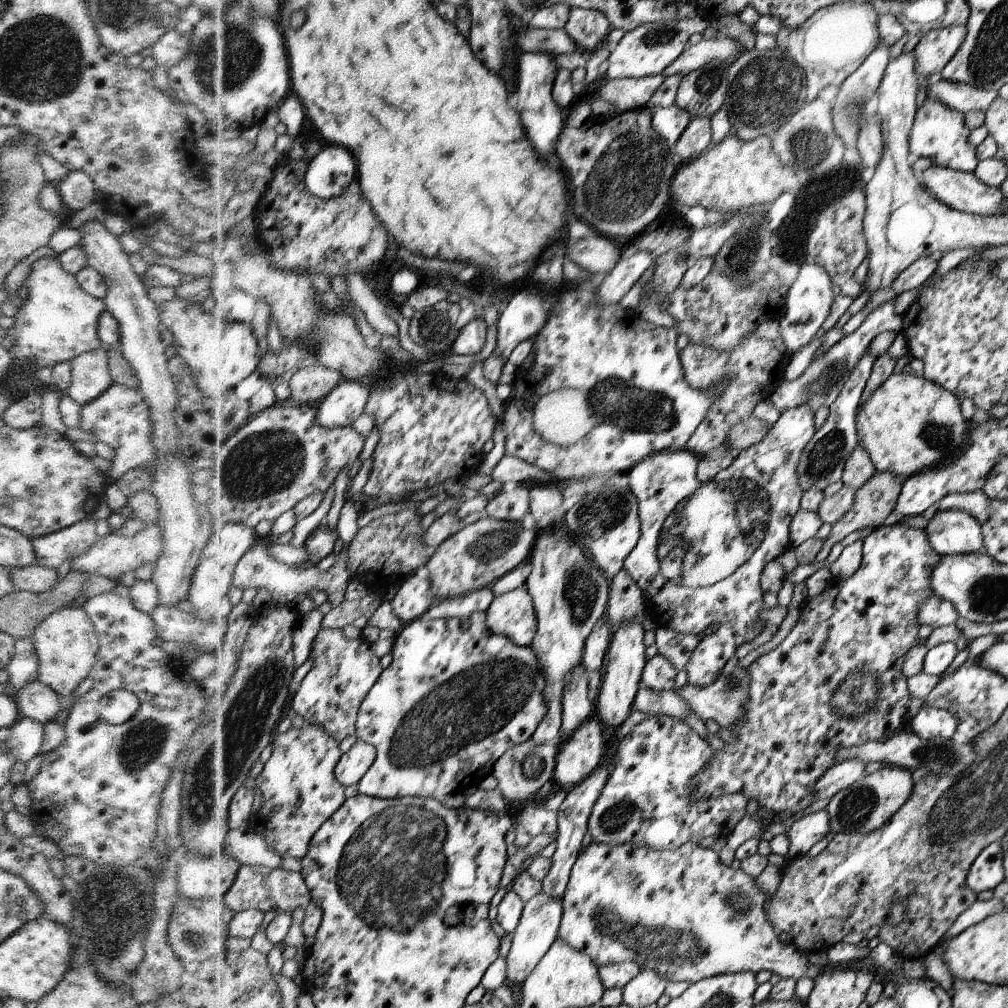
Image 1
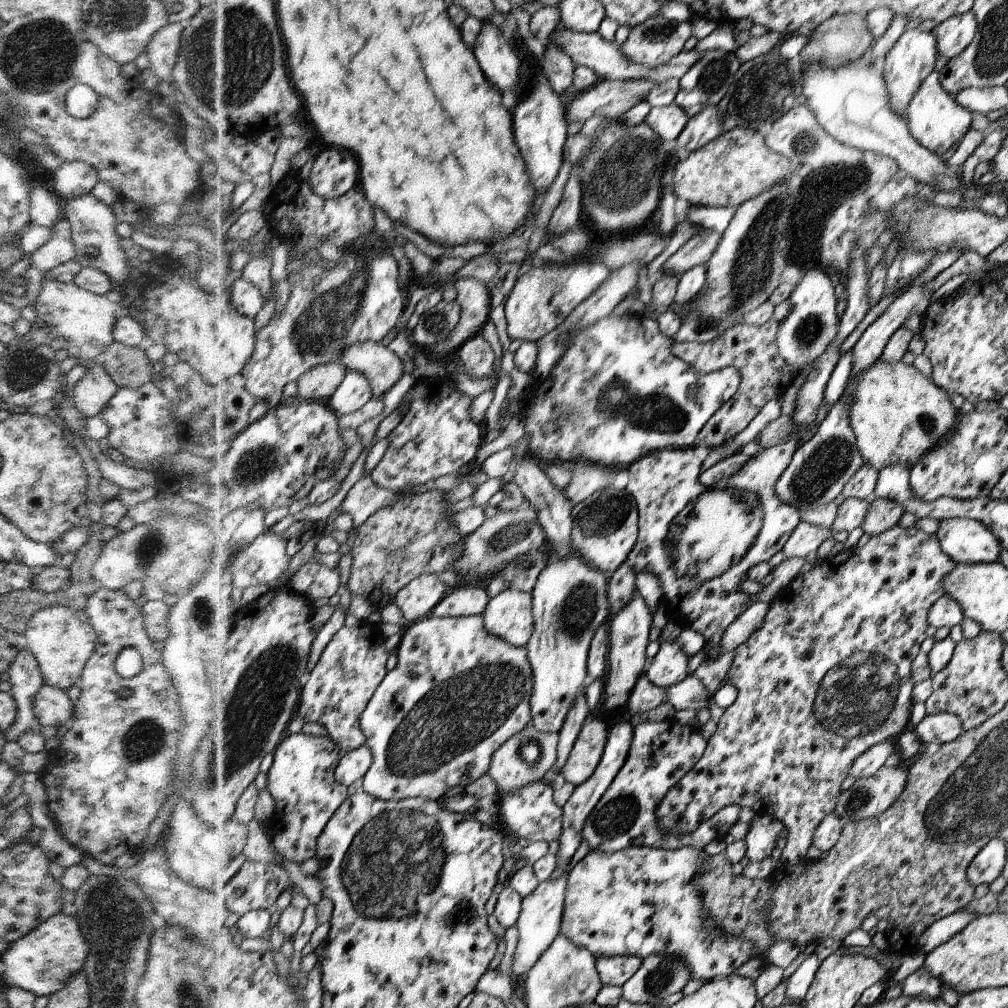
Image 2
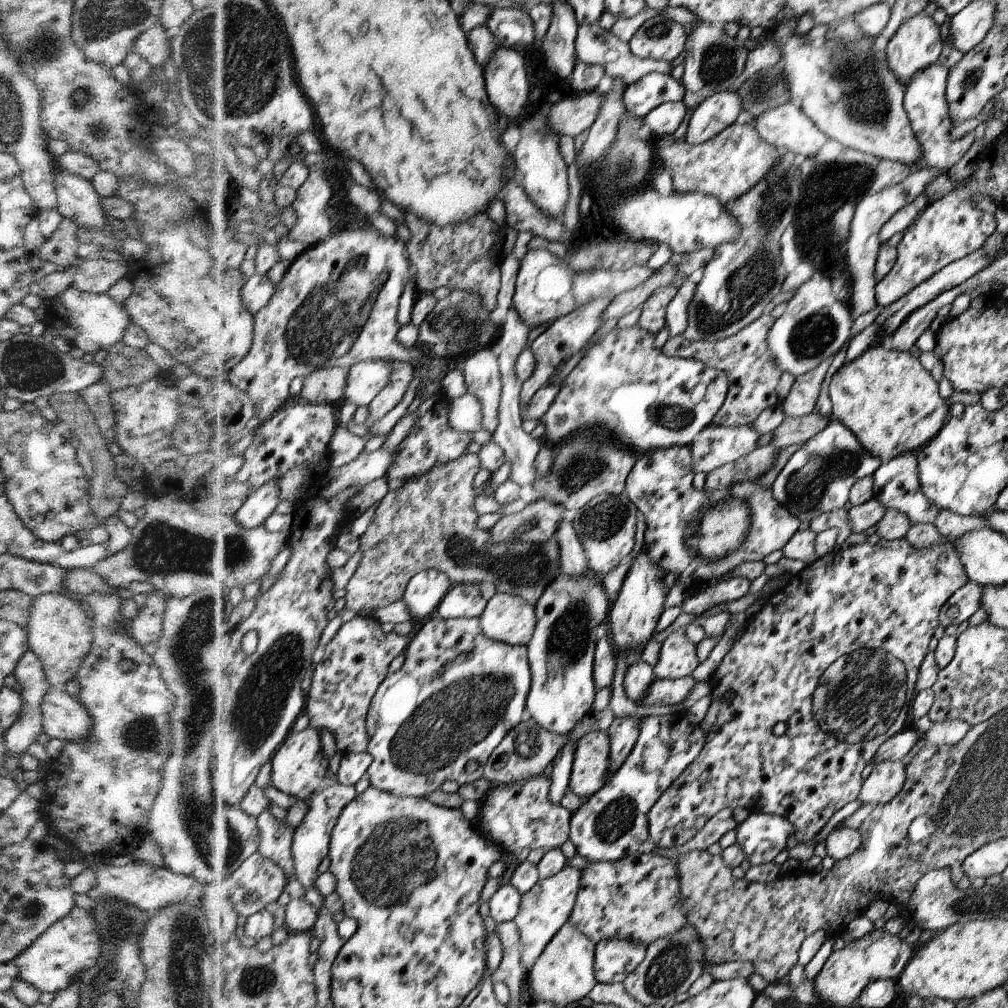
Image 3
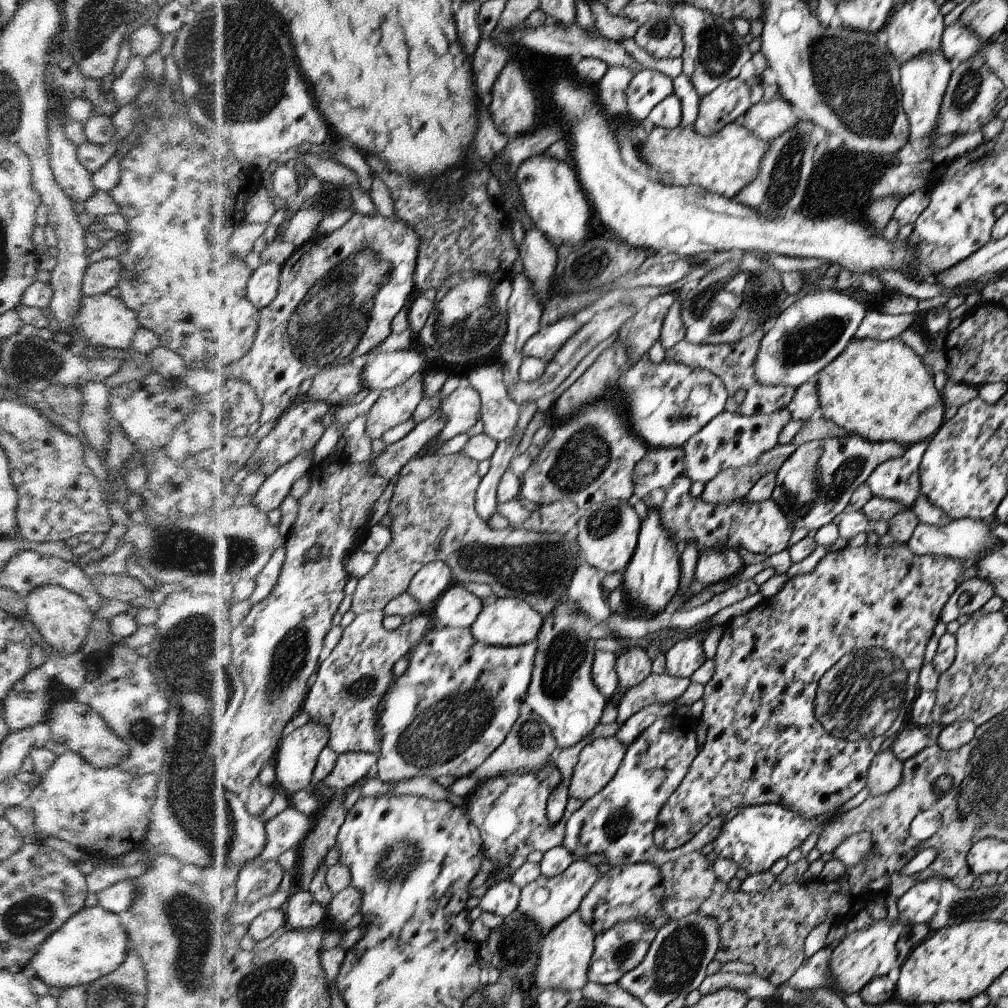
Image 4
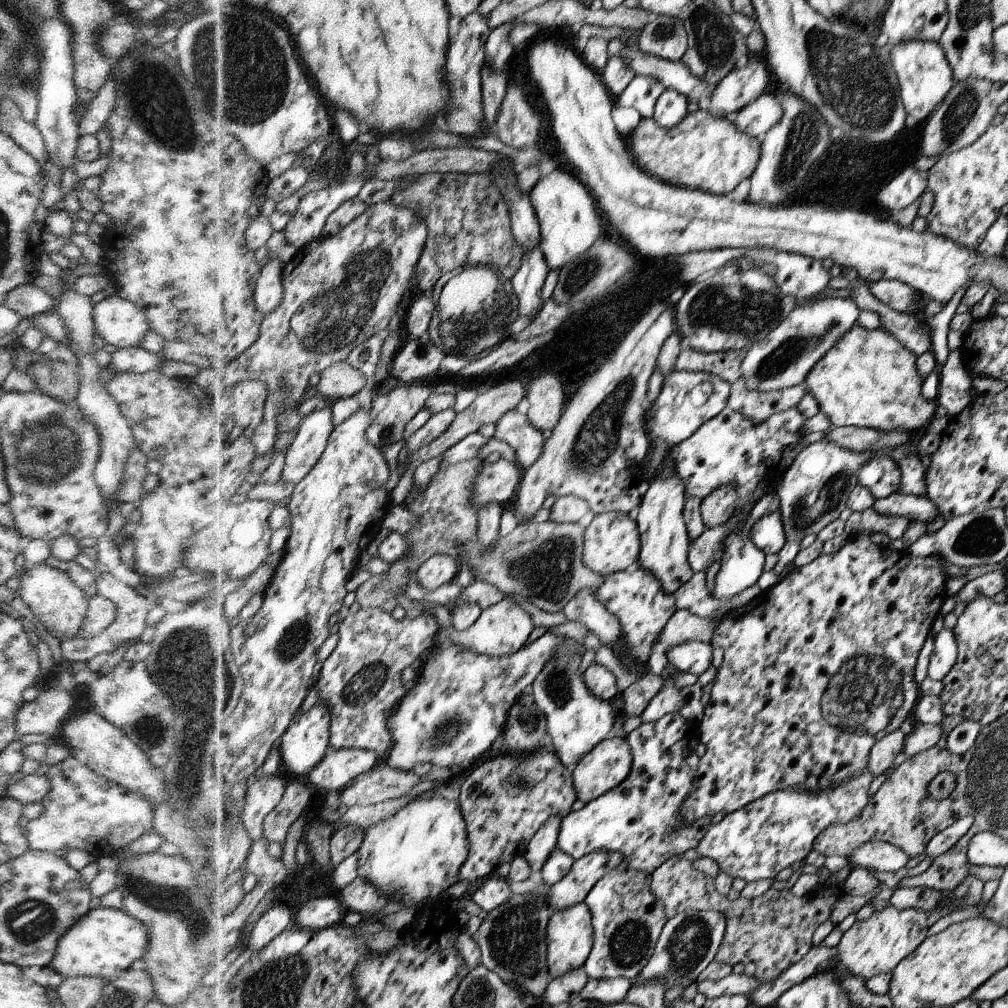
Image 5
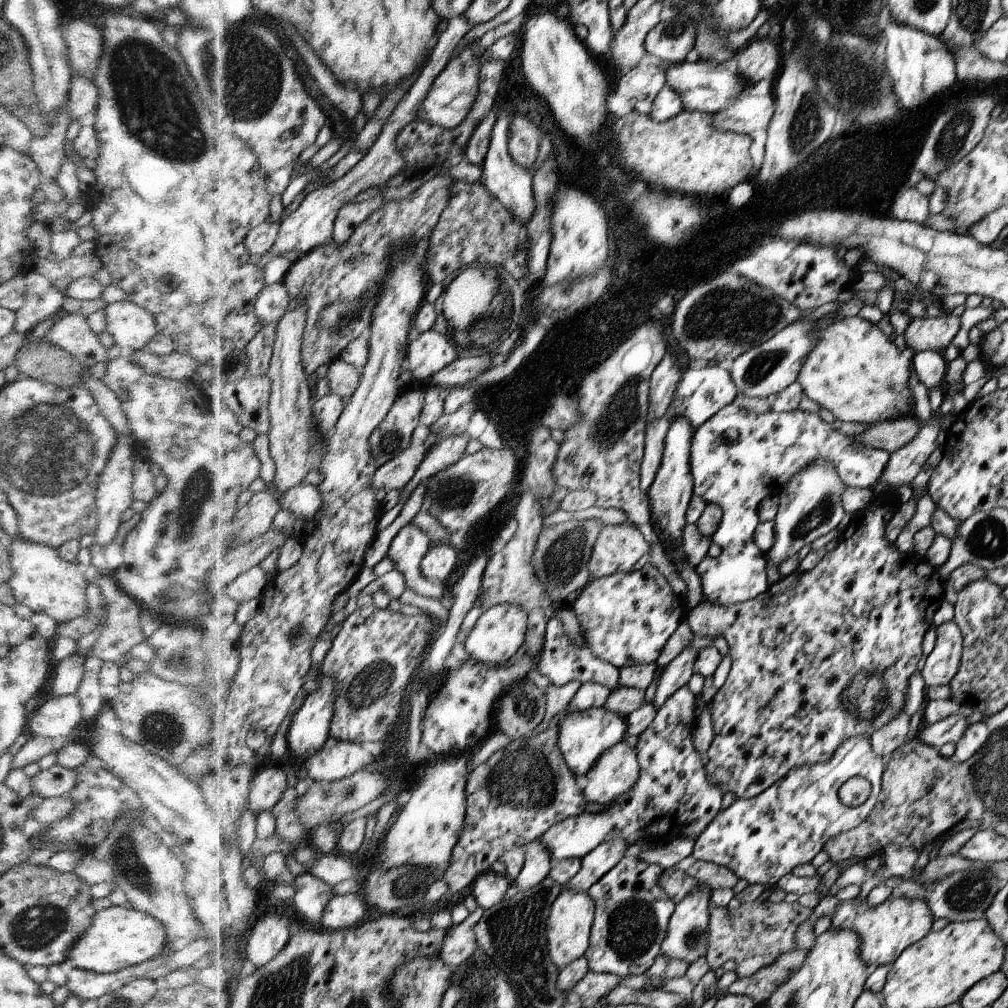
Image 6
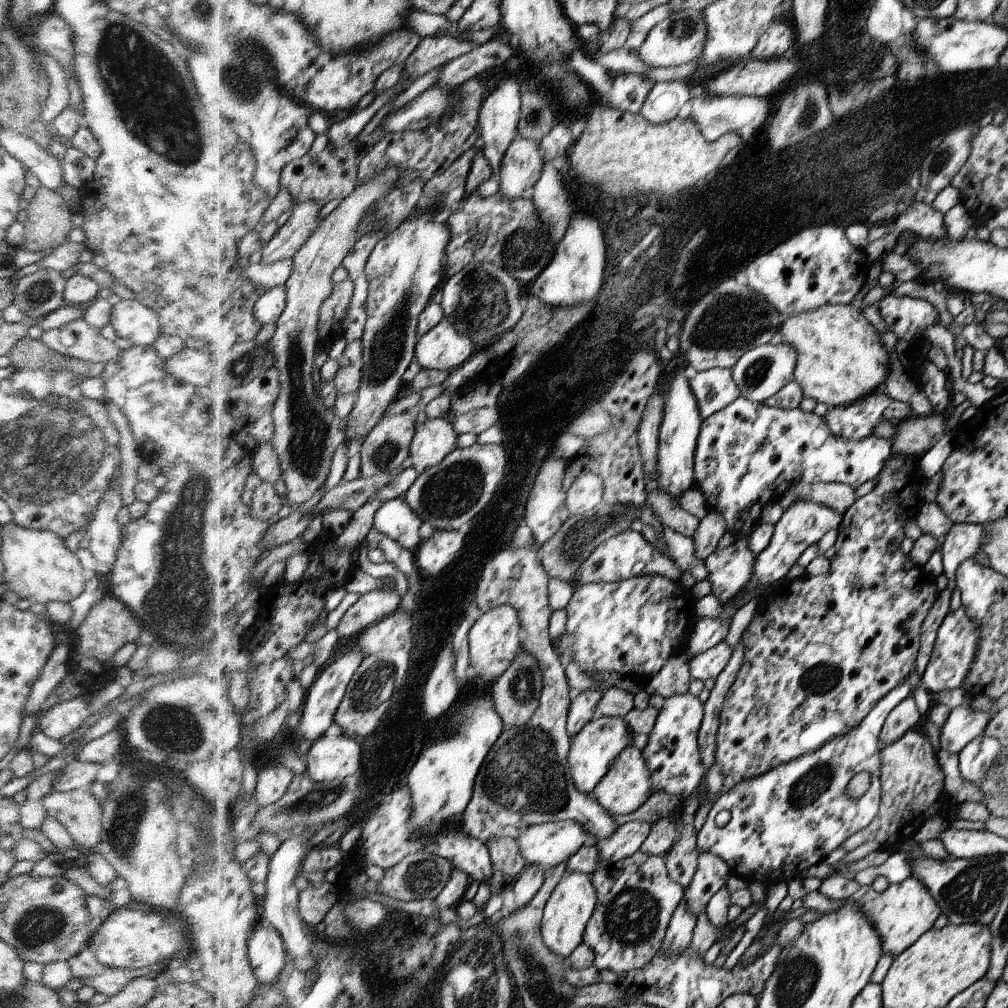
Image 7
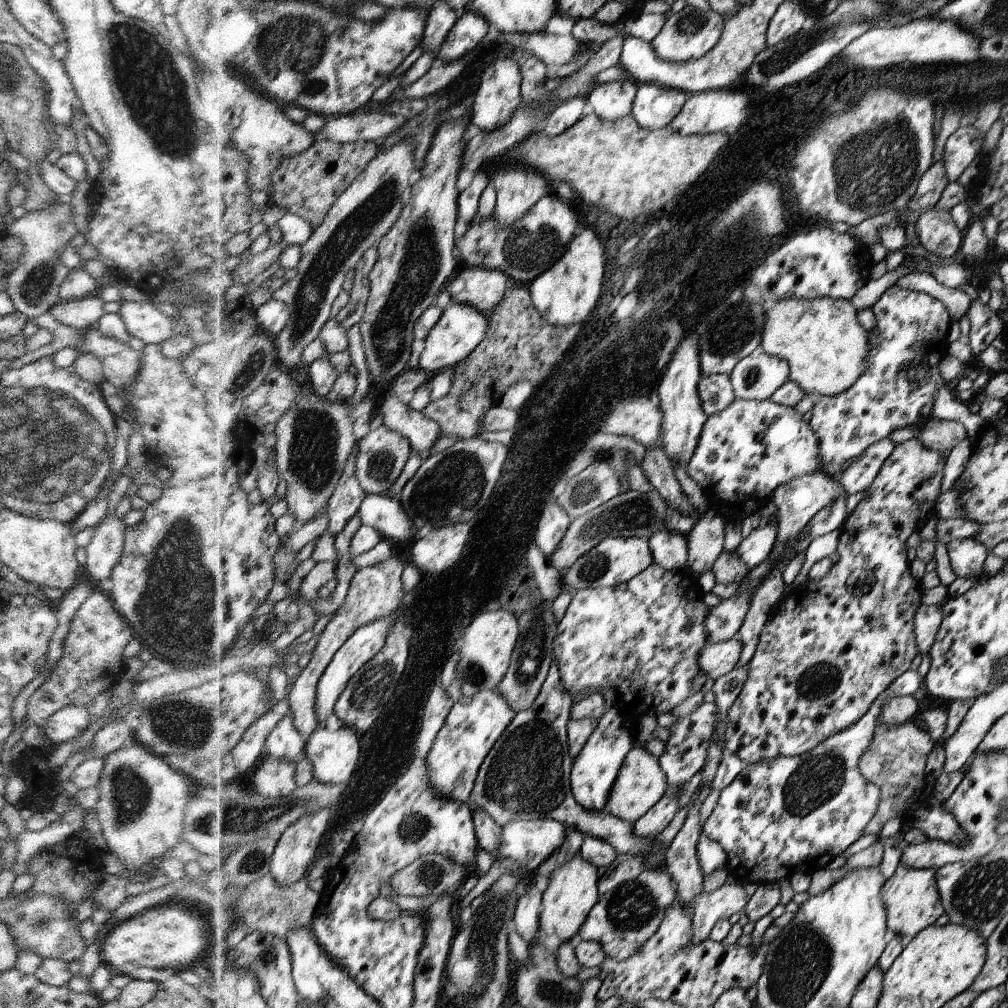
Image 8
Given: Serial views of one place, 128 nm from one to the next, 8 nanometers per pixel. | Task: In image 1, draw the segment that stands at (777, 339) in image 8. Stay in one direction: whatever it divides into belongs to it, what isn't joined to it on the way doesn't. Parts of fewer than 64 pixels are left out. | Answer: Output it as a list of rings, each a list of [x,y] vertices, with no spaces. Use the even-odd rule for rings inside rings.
[[[894,372],[876,390],[870,392],[868,400],[858,408],[855,426],[857,443],[869,456],[877,473],[891,473],[902,480],[934,465],[956,460],[965,452],[964,446],[969,440],[971,430],[960,412],[960,402],[952,392],[926,378],[920,380],[918,374],[902,372]]]

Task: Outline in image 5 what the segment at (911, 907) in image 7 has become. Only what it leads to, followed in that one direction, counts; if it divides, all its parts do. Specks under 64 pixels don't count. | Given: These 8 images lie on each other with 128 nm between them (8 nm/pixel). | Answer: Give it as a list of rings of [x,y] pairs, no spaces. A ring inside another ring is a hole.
[[[887,903],[886,908],[875,912],[864,922],[856,920],[842,935],[837,944],[839,964],[855,977],[864,981],[873,976],[890,973],[908,955],[912,955],[928,936],[928,914],[922,909],[900,910]]]

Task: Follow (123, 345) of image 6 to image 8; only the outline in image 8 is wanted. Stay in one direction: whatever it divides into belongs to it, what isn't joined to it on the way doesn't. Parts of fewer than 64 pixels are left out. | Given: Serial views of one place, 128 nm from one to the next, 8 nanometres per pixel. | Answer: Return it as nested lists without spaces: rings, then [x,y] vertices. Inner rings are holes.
[[[122,301],[117,312],[124,321],[125,329],[131,336],[139,338],[146,345],[150,343],[162,344],[167,338],[173,335],[173,320],[154,304],[148,301]]]

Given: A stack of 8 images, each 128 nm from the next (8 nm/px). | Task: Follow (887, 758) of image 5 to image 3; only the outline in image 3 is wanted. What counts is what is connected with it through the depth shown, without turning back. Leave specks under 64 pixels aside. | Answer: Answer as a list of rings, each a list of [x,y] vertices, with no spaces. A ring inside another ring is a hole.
[[[884,761],[866,772],[857,799],[861,807],[889,803],[902,790],[905,782],[905,764],[901,761]]]

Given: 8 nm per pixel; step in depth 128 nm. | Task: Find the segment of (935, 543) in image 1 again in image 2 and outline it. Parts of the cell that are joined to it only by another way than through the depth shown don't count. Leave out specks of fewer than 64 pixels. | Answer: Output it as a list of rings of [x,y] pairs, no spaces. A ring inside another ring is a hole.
[[[972,518],[942,520],[938,528],[942,551],[957,564],[1000,563],[1000,542],[996,536]]]

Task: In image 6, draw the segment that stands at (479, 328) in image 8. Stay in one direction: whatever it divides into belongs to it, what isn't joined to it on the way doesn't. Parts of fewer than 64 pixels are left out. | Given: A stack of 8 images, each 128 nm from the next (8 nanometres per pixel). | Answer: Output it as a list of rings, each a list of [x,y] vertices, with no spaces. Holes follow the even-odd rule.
[[[432,329],[420,334],[409,348],[409,370],[414,378],[432,380],[441,370],[456,362],[460,355],[456,346],[452,345],[450,338],[438,330]]]

